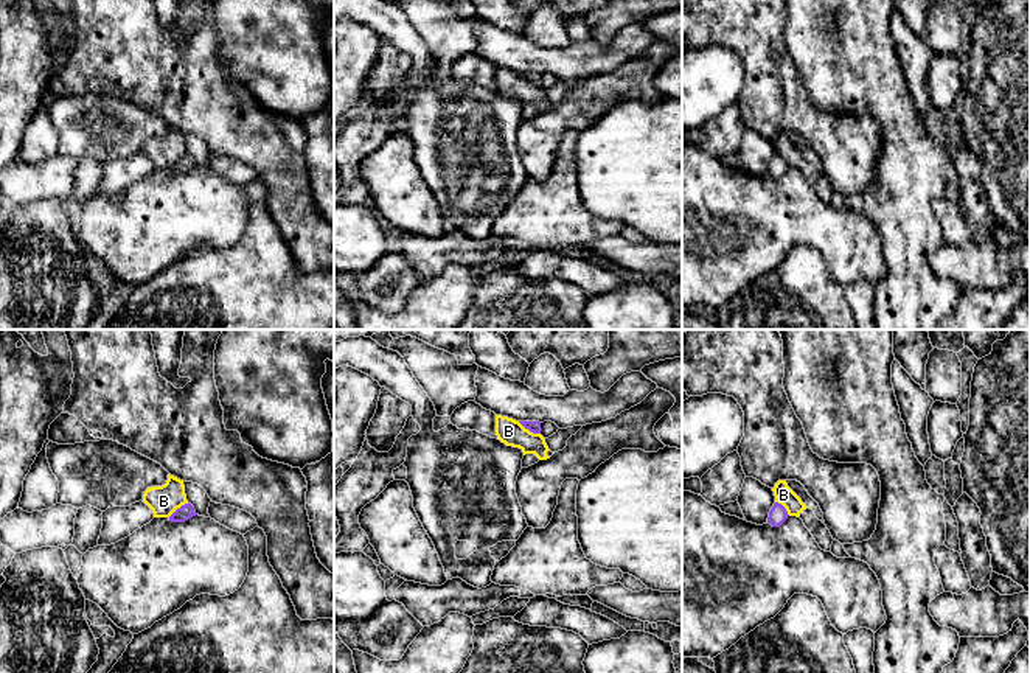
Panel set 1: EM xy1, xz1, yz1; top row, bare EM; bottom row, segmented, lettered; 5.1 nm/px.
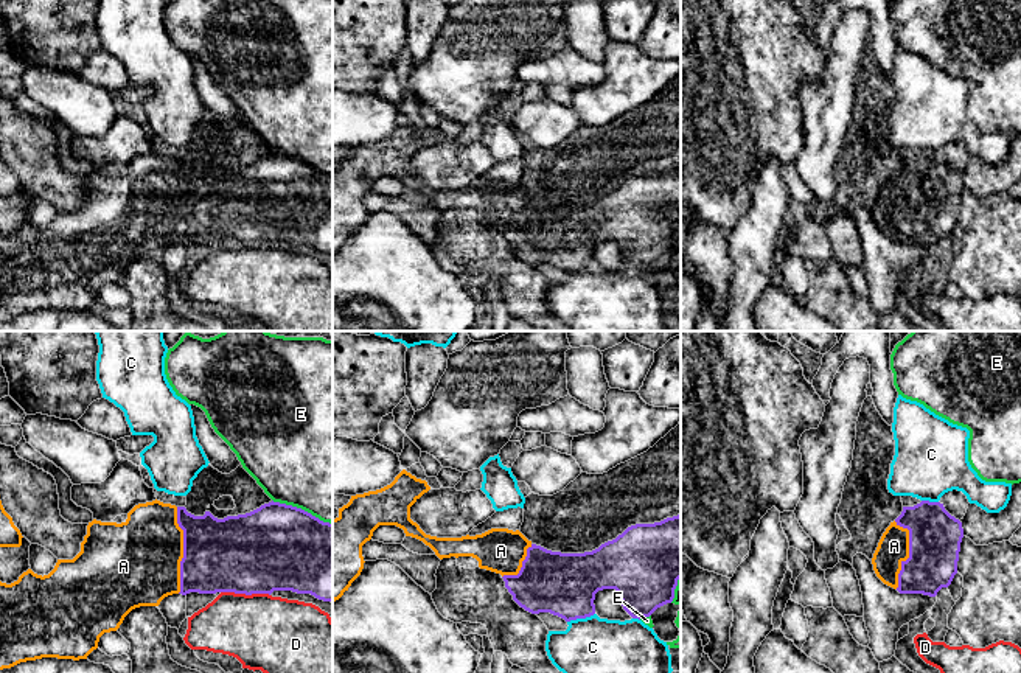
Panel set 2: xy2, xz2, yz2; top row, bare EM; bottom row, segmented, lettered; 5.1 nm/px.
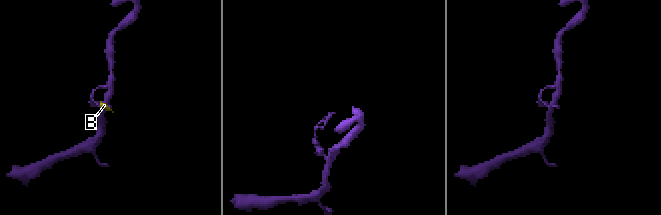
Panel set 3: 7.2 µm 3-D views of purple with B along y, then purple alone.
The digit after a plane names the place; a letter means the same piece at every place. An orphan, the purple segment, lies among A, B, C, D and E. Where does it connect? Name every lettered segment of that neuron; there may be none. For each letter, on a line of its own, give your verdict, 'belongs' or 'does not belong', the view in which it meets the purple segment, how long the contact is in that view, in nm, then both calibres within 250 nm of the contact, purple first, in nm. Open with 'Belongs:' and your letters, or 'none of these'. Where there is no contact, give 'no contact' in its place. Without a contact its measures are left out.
Belongs: A
A: belongs | xy2 | 440 nm | 380/440 nm
B: does not belong | xz1 | 140 nm | 60/140 nm
C: does not belong | xz2 | 150 nm | 320/420 nm
D: does not belong | xy2 | 260 nm | 420/380 nm
E: does not belong | xy2 | 340 nm | 440/500 nm

